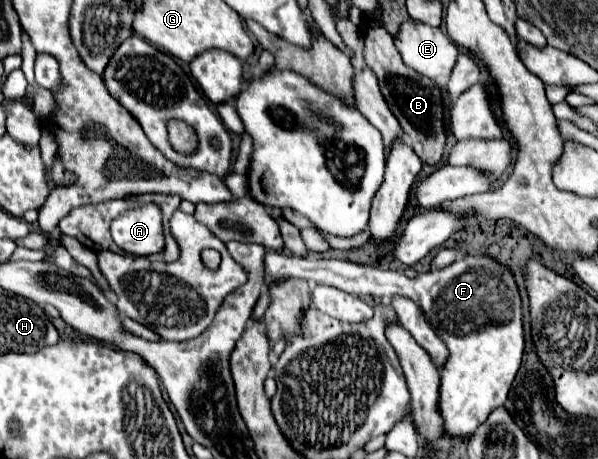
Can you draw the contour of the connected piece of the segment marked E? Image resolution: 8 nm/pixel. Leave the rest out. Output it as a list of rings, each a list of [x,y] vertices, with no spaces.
[[[407,20],[401,24],[397,36],[395,36],[395,48],[401,52],[401,58],[403,62],[413,68],[415,72],[423,74],[423,76],[429,76],[431,80],[447,80],[453,66],[455,66],[455,60],[457,60],[457,46],[447,38],[447,34],[443,34],[439,28],[433,28],[429,24],[423,24],[419,20]]]

